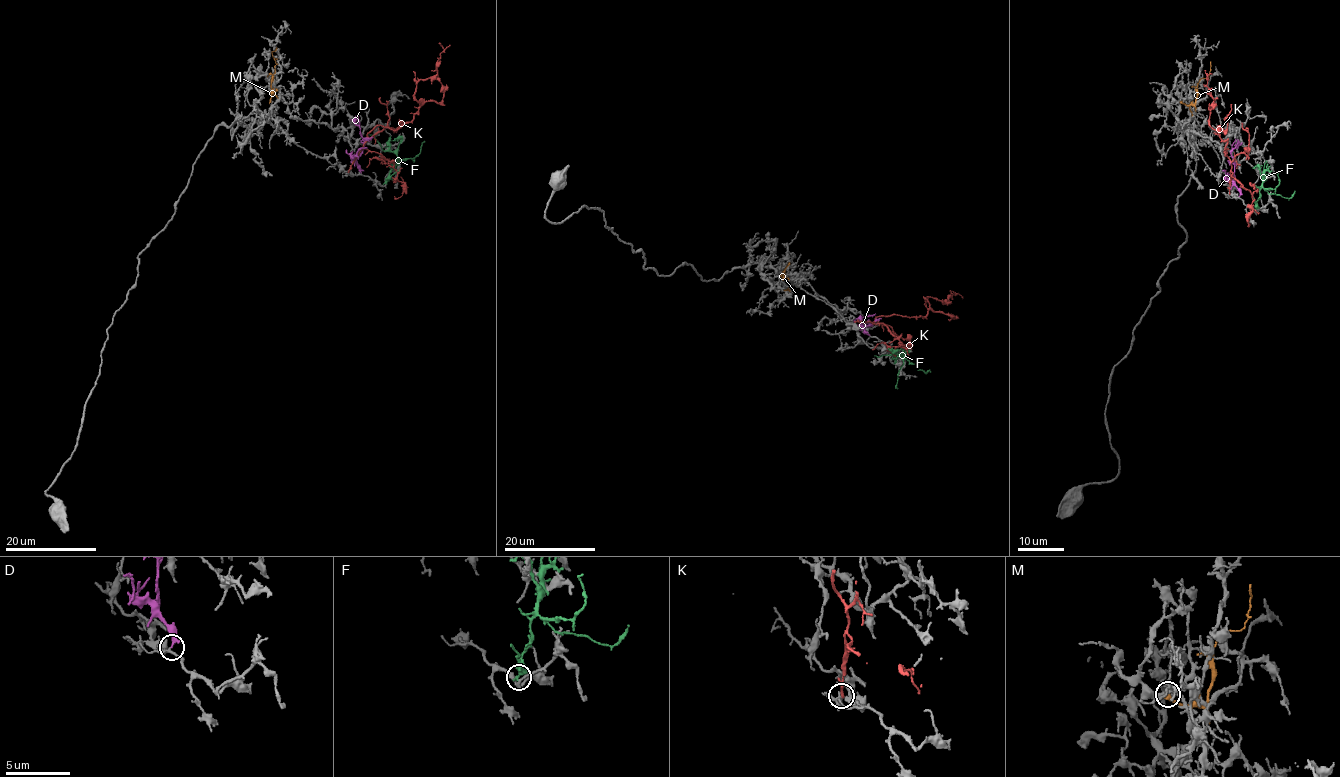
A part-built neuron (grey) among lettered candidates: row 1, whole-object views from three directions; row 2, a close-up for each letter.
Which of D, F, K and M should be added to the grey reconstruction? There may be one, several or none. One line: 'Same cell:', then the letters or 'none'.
Same cell: none

